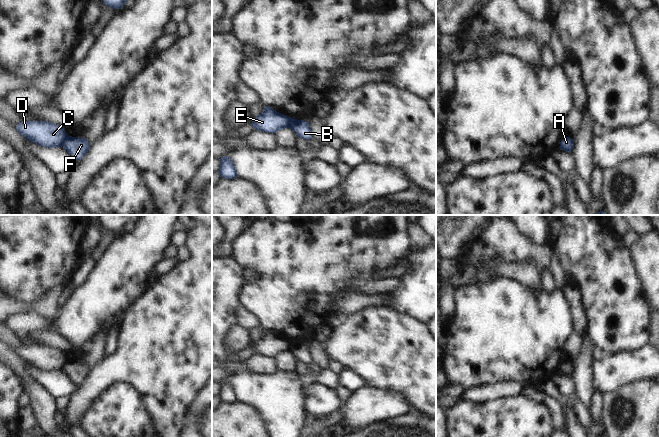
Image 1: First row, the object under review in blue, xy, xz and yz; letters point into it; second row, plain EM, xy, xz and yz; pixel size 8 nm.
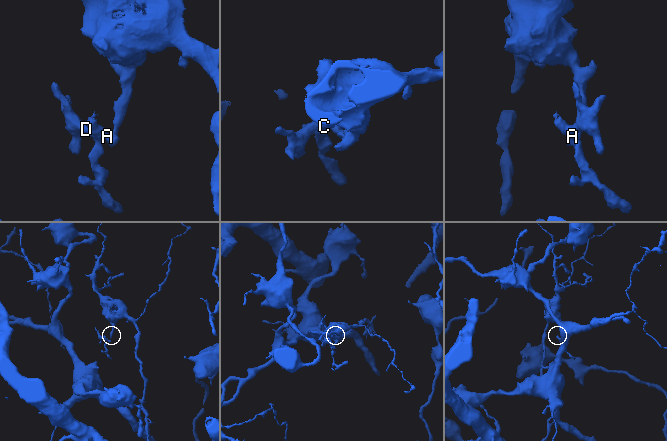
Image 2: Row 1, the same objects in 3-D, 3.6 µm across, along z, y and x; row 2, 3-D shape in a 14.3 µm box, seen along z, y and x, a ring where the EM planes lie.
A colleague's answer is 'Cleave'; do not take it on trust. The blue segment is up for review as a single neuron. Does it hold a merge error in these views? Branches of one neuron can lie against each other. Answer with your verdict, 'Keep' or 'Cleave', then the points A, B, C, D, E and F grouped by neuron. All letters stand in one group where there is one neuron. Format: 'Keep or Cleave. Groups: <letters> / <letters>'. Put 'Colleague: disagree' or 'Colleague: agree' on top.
Colleague: agree
Cleave. Groups: A B F / C D E

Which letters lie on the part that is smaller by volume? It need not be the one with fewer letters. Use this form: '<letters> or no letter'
C, D, E

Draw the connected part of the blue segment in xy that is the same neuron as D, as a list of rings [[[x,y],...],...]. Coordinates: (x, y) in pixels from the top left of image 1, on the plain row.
[[[25,345],[15,349],[16,354],[29,365],[44,371],[62,370],[67,362],[65,352],[46,345]]]

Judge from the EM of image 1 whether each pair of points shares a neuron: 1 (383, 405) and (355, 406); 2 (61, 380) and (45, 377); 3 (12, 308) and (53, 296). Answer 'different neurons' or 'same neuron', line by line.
1: same neuron
2: same neuron
3: same neuron

